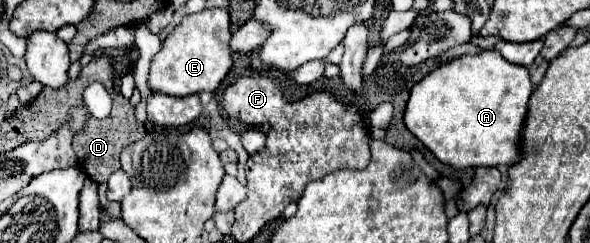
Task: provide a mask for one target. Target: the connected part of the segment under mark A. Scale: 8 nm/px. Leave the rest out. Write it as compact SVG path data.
M495 48L483 50L475 56L461 56L449 64L443 64L429 72L419 84L415 84L405 108L405 126L417 136L425 148L429 148L437 160L451 164L453 168L469 166L499 166L513 164L519 156L519 132L527 112L527 100L533 92L529 72L525 66L509 64Z

